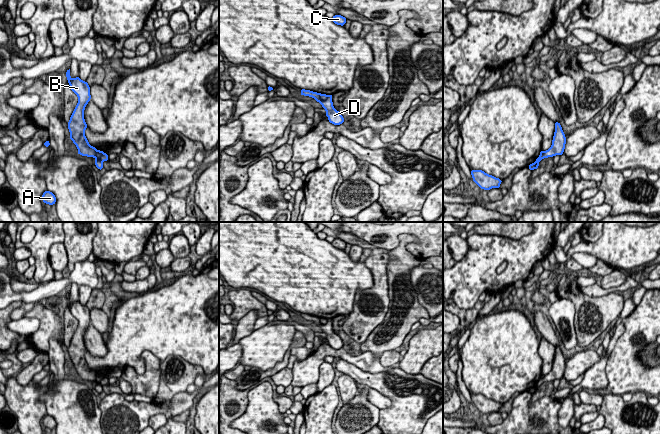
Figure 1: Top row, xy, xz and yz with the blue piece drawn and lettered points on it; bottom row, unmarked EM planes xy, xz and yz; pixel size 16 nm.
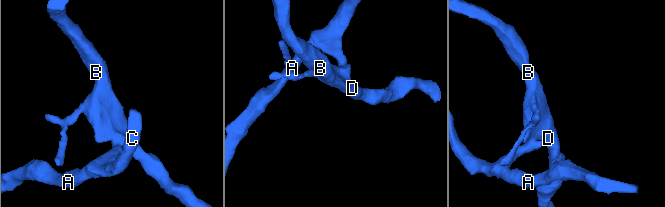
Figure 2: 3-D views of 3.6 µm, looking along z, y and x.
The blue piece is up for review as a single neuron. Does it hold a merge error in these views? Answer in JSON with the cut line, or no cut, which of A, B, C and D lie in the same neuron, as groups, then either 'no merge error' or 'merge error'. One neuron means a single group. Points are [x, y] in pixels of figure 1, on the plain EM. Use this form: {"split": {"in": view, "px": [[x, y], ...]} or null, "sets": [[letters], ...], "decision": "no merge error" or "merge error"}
{"split": {"in": "xy", "px": [[97, 374], [94, 380]]}, "sets": [["A", "C"], ["B", "D"]], "decision": "merge error"}

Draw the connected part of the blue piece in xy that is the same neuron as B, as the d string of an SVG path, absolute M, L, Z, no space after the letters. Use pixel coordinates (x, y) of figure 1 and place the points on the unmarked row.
M70 293L66 295L66 301L71 314L78 320L78 327L67 347L70 356L70 363L76 369L78 376L82 380L96 380L97 373L91 370L85 360L85 353L88 351L84 343L84 334L91 324L90 310L86 305L82 305L79 300L71 302Z

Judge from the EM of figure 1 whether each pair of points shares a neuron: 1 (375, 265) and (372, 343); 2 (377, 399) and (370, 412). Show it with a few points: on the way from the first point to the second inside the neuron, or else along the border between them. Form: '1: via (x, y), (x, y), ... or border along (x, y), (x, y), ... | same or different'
1: border along (387, 311), (384, 319), (361, 344) | different
2: border along (367, 388), (367, 398), (379, 409) | different

